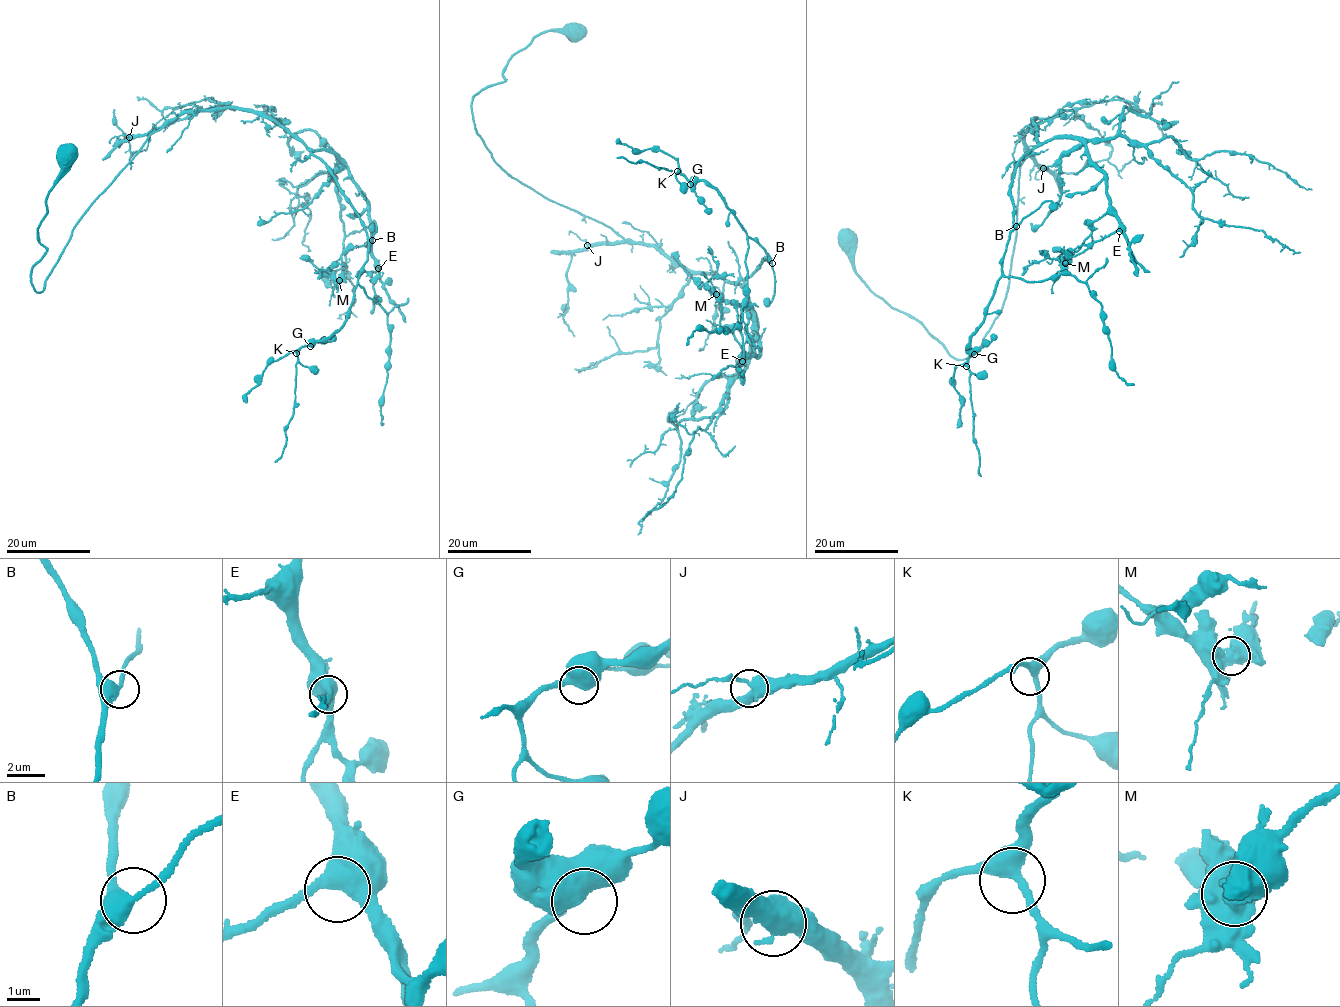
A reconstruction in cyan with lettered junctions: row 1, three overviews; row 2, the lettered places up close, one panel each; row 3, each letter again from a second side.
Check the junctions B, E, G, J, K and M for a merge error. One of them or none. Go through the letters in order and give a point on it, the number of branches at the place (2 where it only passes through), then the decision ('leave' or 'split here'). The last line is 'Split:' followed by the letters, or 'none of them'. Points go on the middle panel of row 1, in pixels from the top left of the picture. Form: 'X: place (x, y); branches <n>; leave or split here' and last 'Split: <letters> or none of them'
B: place (772, 263); branches 2; leave
E: place (742, 361); branches 2; leave
G: place (690, 184); branches 2; leave
J: place (587, 245); branches 3; leave
K: place (677, 171); branches 3; leave
M: place (716, 294); branches 2; split here
Split: M

